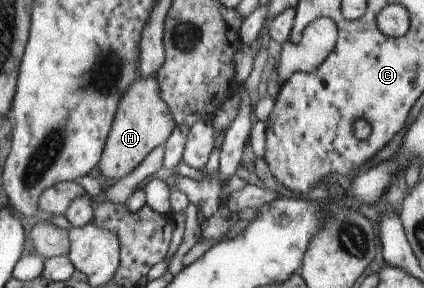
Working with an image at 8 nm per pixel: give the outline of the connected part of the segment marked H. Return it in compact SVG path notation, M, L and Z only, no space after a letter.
M139 77L120 97L110 132L108 133L100 160L96 165L99 176L120 179L133 171L148 153L165 140L174 130L172 114L160 98L160 89L155 77Z

